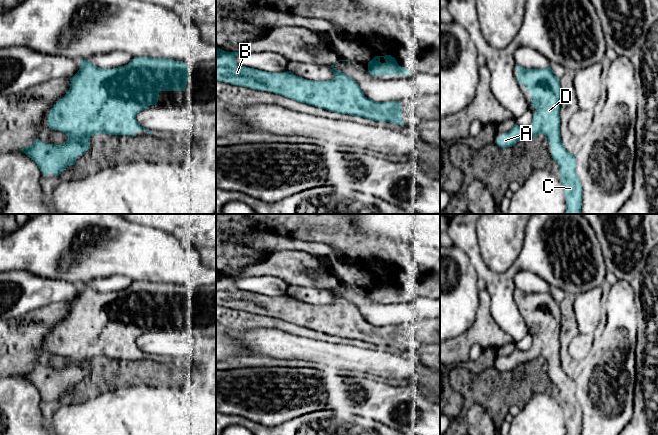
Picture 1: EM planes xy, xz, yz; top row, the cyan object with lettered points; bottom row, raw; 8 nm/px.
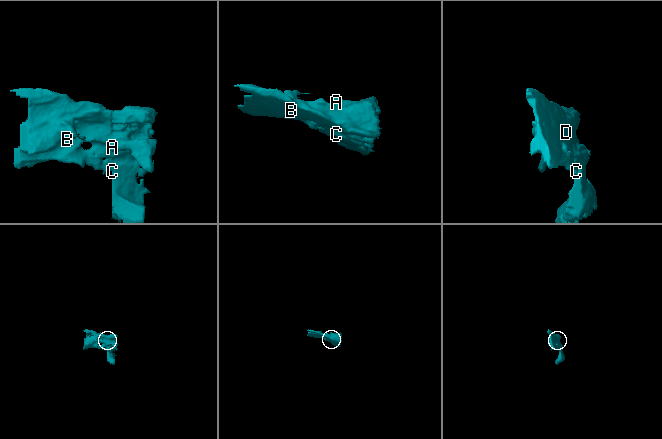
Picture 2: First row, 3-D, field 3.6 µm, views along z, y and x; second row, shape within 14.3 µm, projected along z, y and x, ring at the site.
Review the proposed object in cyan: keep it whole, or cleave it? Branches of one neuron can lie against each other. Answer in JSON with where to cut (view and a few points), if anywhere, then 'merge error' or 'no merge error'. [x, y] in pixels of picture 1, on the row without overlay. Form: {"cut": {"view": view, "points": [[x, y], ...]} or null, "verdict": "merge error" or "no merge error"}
{"cut": null, "verdict": "no merge error"}

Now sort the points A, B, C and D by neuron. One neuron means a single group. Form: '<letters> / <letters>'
A B C D

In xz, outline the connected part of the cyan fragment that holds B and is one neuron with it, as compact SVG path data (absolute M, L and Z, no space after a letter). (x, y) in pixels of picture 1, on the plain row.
M216 271L216 304L254 314L271 315L286 322L332 336L403 349L401 327L397 325L376 326L367 322L360 310L351 301L335 293L334 289L330 290L335 299L333 304L314 305L298 301L291 295L271 297L239 289L236 287L236 280L241 277L243 277L242 272L238 276L226 276Z

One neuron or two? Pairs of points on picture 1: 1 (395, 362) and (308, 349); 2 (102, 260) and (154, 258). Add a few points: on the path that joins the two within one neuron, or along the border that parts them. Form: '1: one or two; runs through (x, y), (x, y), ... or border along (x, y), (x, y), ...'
1: one; runs through (373, 362), (364, 362), (351, 357), (330, 354)
2: one; runs through (115, 258), (141, 258)

